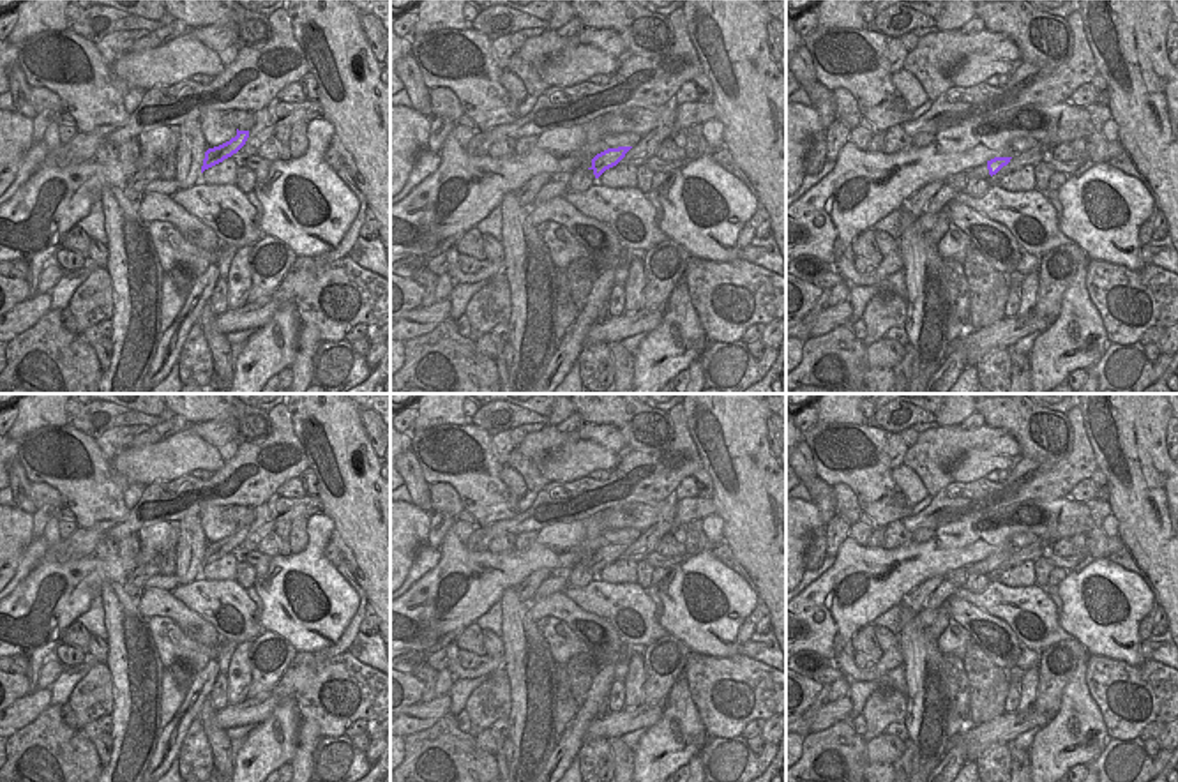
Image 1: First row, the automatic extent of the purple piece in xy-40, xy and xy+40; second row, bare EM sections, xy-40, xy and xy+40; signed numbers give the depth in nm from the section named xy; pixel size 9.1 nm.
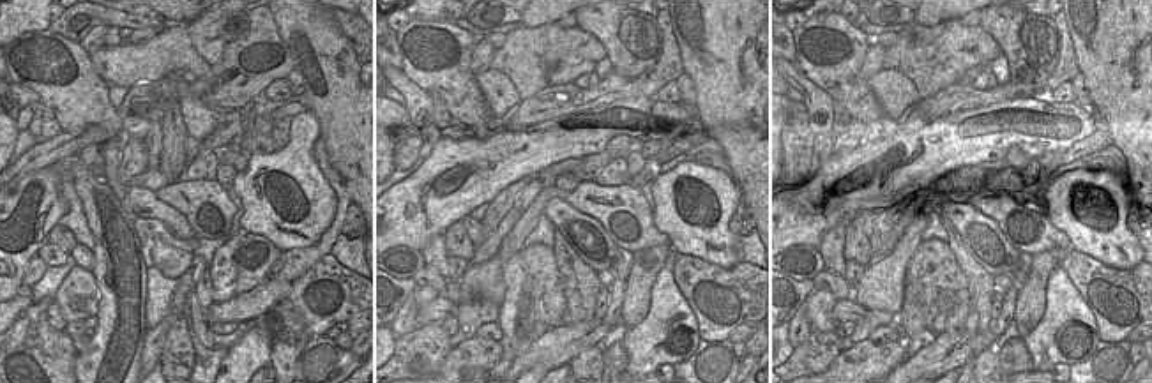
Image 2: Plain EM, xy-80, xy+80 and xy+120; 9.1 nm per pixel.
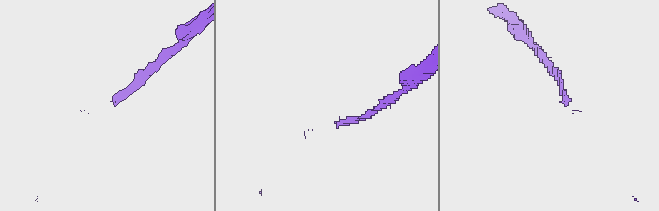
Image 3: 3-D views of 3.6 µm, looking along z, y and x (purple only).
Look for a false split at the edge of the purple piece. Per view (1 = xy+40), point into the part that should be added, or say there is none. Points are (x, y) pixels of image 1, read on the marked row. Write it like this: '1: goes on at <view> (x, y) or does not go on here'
1: does not go on here

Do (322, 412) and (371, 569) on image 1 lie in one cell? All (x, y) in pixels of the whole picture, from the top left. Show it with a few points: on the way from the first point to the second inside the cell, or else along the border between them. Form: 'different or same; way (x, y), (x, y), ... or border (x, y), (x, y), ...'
same; way (338, 451), (361, 502), (361, 530)

